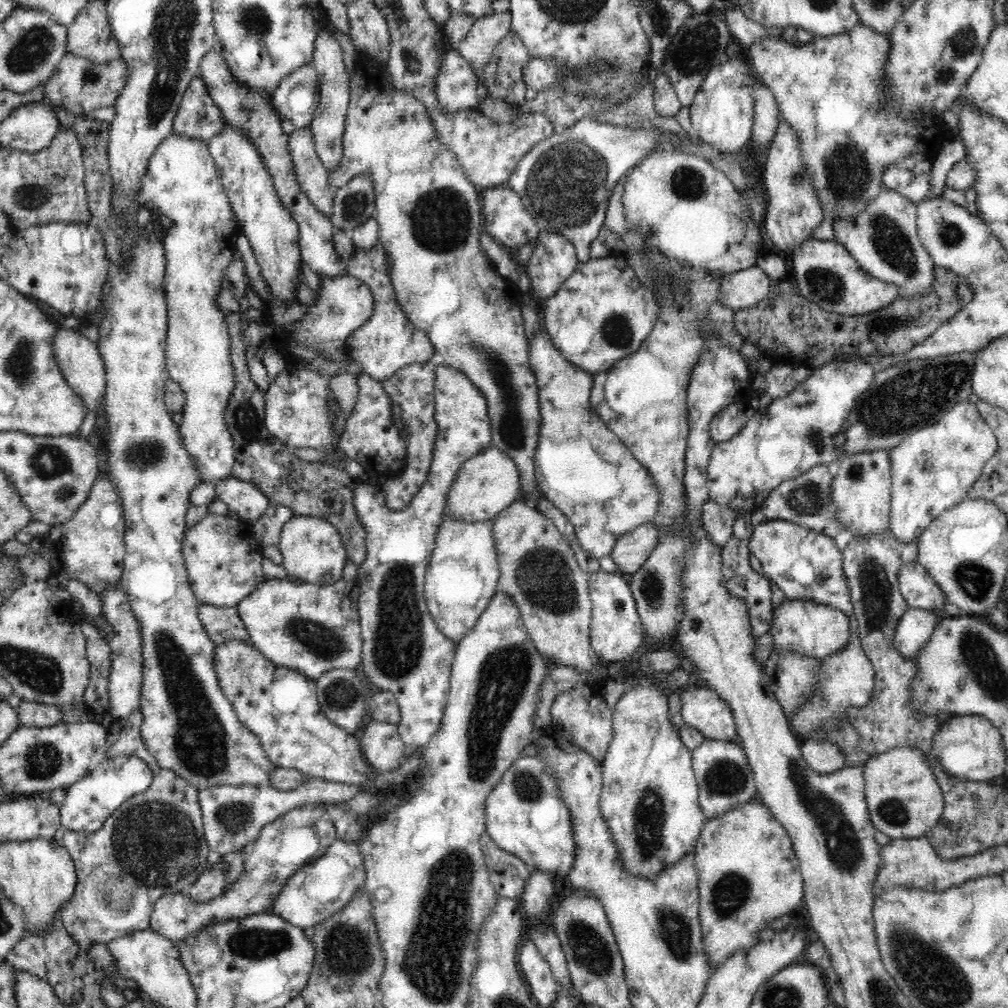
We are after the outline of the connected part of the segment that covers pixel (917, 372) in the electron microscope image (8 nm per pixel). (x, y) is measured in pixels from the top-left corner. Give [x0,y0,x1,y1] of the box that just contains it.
[834,352,975,456]

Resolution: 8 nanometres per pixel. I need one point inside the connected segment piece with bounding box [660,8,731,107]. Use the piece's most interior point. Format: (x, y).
(699, 46)

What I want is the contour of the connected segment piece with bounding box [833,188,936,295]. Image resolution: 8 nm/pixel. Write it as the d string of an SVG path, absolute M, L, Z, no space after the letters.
M894 189L879 190L877 199L872 199L866 208L853 217L838 217L833 222L835 242L842 244L849 254L861 264L861 268L871 276L906 289L910 295L925 295L934 286L934 268L932 257L920 245L917 233L917 204L902 196Z

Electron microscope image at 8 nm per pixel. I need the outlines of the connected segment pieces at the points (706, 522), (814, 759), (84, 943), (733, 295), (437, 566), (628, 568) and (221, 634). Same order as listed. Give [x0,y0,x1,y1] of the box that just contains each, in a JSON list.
[[702,500,738,549],[801,740,847,773],[57,711,213,953],[720,265,772,312],[424,514,500,646],[609,519,660,574],[199,603,251,643]]

